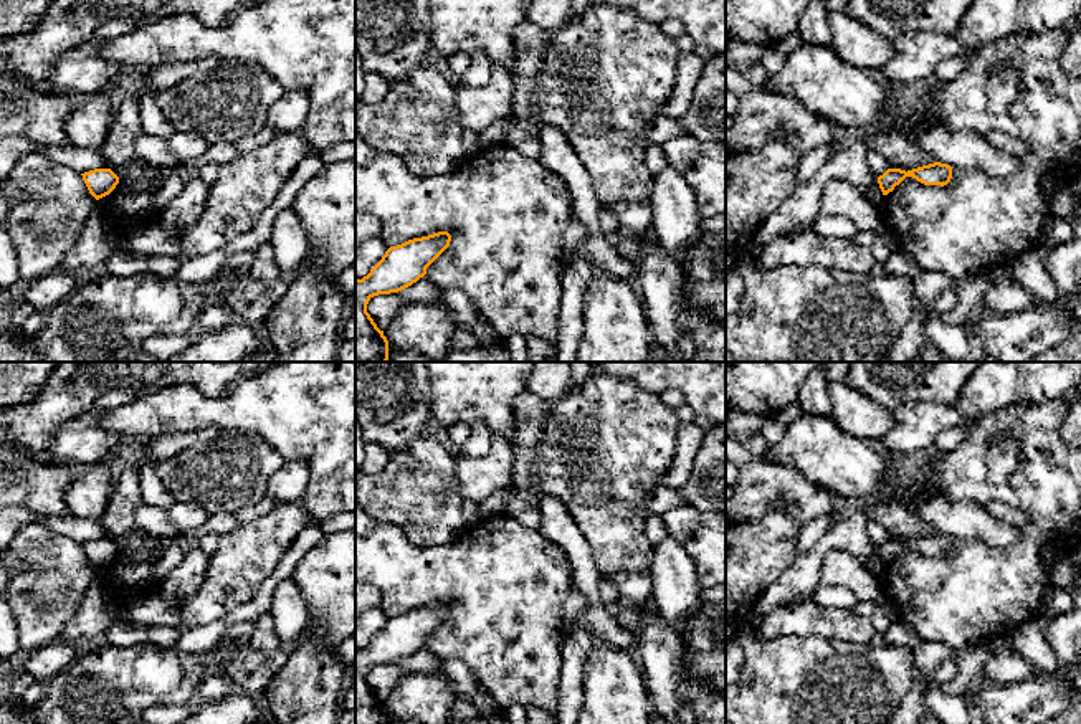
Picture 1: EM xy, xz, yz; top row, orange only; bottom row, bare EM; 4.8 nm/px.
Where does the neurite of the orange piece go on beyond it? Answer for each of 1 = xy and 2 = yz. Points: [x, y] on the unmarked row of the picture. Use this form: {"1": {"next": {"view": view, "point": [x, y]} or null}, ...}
{"1": {"next": null}, "2": {"next": null}}

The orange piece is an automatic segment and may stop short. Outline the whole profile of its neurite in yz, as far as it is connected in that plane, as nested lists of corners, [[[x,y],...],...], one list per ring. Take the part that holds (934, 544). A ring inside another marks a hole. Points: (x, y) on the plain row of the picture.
[[[934,532],[912,541],[888,539],[878,547],[883,565],[888,565],[899,555],[906,547],[912,547],[924,555],[947,555],[952,549],[952,537],[947,534]]]

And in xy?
[[[94,539],[81,545],[96,570],[109,565],[119,554],[119,547],[111,539]]]

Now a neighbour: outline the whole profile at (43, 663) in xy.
[[[60,638],[38,650],[30,651],[20,671],[31,674],[36,683],[45,684],[63,668],[66,668],[78,653],[79,650],[74,645],[71,645],[64,638]]]

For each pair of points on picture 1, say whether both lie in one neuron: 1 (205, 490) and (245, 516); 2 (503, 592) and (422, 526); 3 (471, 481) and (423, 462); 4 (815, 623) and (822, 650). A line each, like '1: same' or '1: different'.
1: different
2: different
3: different
4: different

